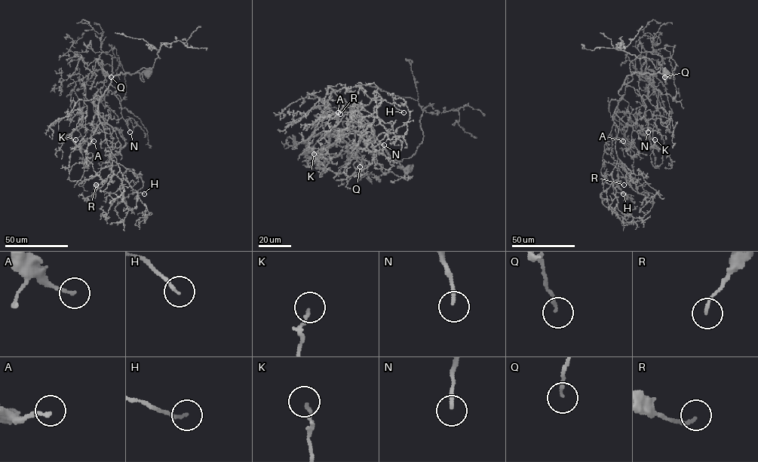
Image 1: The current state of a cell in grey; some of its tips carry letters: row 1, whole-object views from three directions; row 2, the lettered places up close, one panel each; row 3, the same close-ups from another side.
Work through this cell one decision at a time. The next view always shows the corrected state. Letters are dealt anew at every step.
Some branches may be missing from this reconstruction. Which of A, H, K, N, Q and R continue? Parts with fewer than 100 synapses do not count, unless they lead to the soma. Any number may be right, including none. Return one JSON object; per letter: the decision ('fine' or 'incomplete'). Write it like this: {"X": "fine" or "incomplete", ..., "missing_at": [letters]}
{"A": "fine", "H": "fine", "K": "fine", "N": "incomplete", "Q": "fine", "R": "fine", "missing_at": ["N"]}

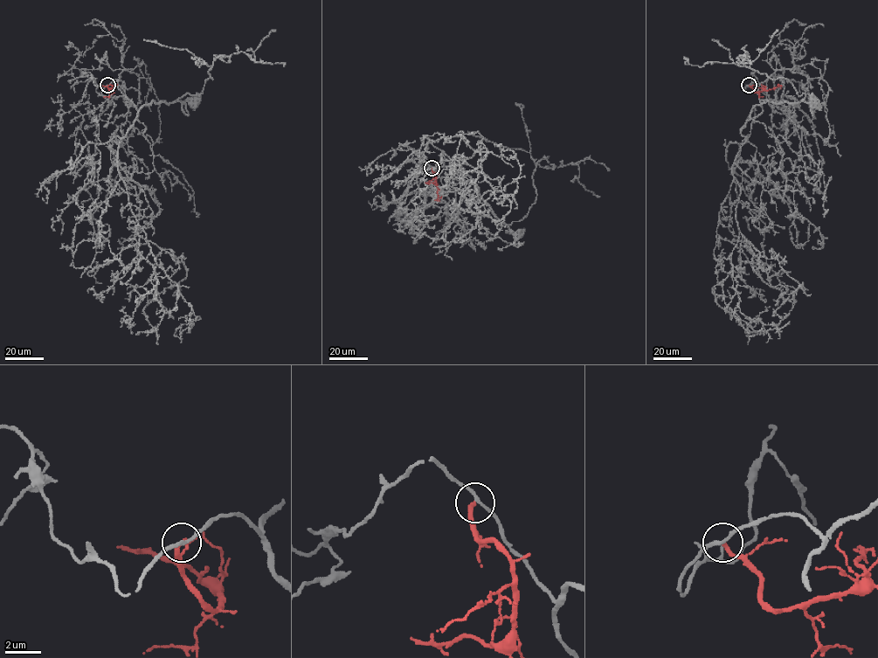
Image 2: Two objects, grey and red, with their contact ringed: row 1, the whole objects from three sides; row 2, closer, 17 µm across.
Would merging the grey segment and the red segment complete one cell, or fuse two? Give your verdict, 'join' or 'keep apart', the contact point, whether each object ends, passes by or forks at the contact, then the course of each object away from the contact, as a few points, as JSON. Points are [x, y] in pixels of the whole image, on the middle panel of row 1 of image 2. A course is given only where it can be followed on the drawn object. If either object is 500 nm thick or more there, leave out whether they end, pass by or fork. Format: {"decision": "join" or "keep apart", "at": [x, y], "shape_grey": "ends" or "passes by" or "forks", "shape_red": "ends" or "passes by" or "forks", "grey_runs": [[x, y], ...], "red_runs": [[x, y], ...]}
{"decision": "keep apart", "at": [432, 168], "shape_grey": "passes by", "shape_red": "ends", "grey_runs": [[432, 168], [441, 178], [459, 181], [463, 169], [475, 183], [480, 197], [512, 232], [506, 232], [517, 233]], "red_runs": [[432, 168], [436, 174], [438, 195], [434, 199]]}

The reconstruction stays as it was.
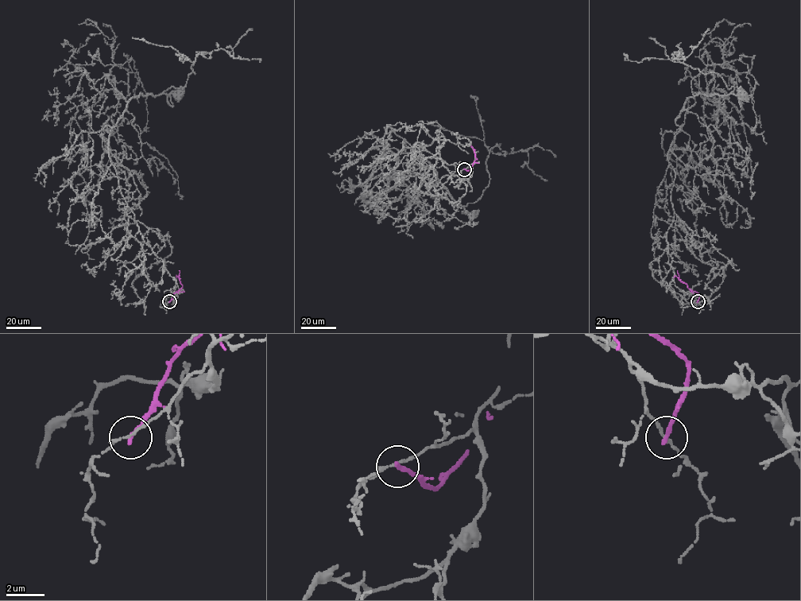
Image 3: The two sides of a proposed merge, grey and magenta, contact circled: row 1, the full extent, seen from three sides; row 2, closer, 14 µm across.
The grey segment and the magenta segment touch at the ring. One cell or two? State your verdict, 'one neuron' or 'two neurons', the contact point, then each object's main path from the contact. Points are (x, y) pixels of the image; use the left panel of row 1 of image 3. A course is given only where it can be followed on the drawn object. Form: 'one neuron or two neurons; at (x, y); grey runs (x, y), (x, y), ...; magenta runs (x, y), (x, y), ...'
two neurons; at (169, 301); grey runs (169, 302), (179, 290), (142, 238), (108, 146), (132, 98), (167, 94), (173, 105), (167, 97), (177, 93); magenta runs (169, 302), (182, 287), (179, 271)

